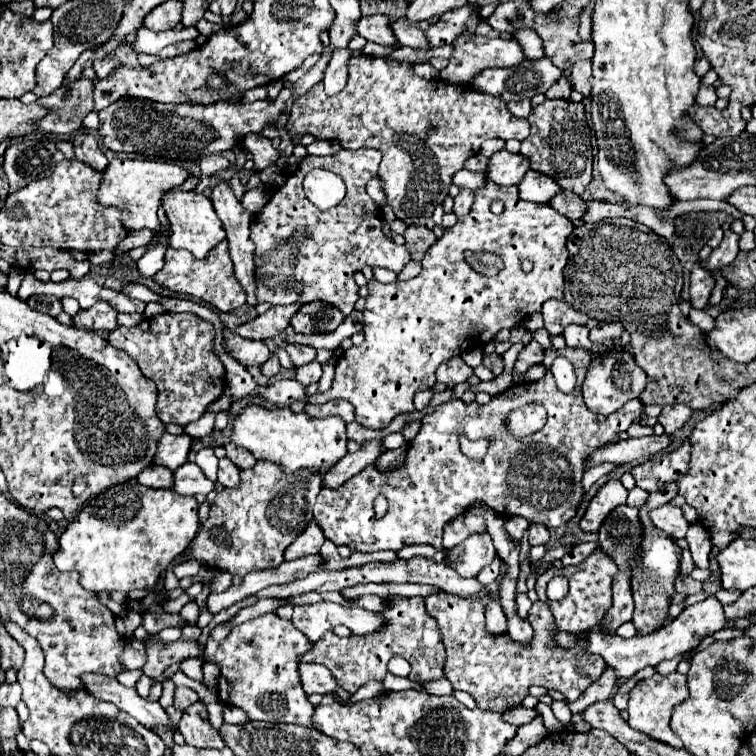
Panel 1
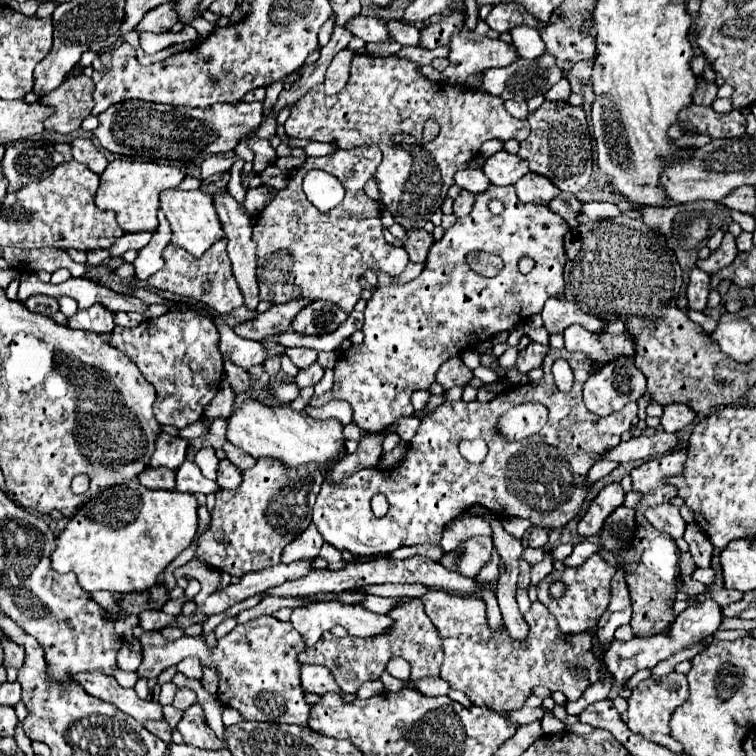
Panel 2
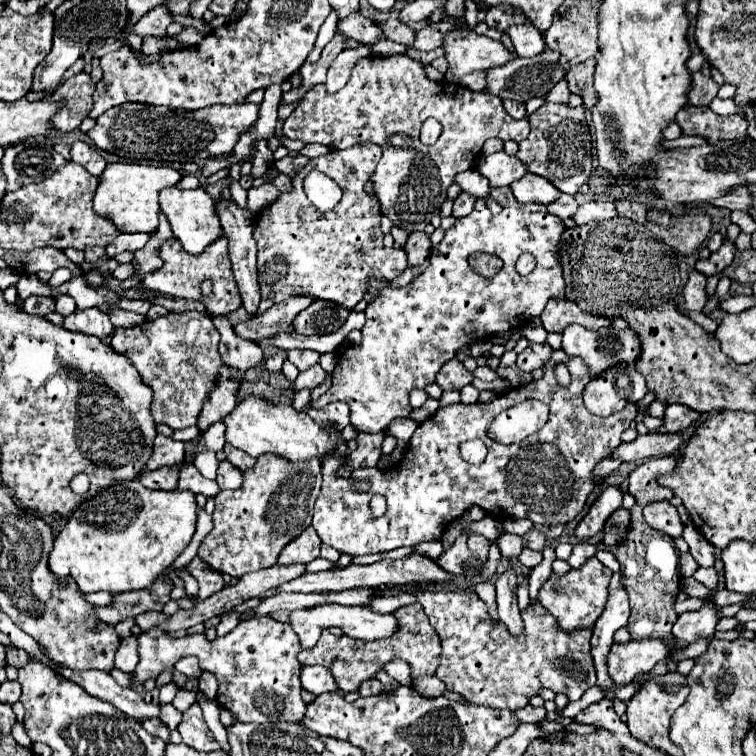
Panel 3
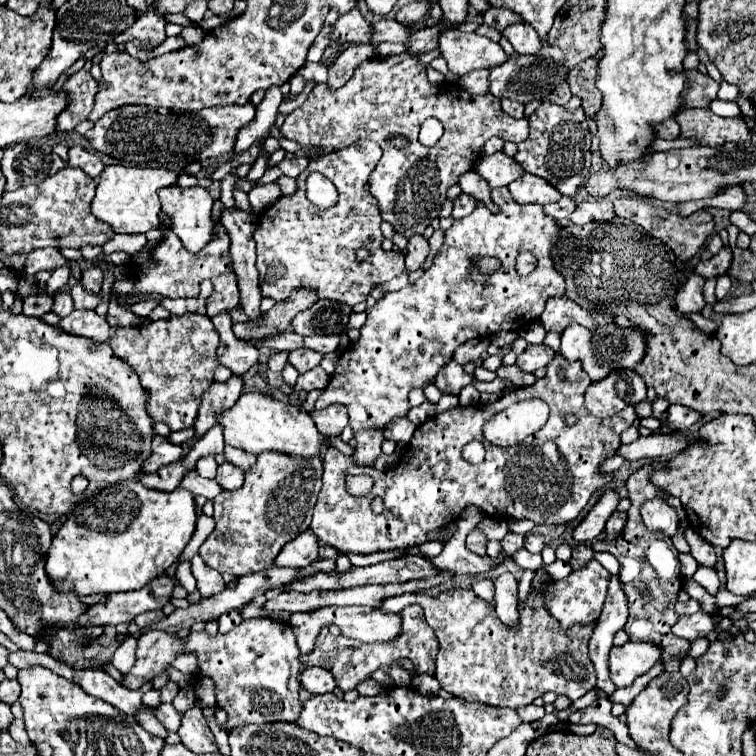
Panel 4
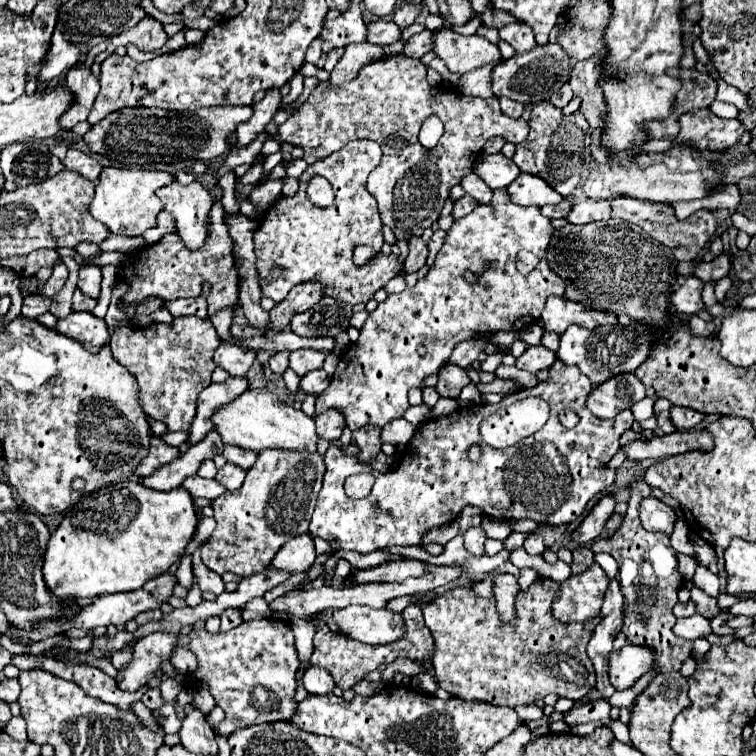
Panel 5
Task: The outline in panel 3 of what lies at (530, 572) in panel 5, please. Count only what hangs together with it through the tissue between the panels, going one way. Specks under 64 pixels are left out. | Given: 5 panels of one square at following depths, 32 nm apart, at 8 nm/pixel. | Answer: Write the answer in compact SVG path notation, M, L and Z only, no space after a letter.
M526 580L518 586L516 591L518 606L521 611L524 611L529 606L530 598L529 598L528 588L529 588L529 583Z

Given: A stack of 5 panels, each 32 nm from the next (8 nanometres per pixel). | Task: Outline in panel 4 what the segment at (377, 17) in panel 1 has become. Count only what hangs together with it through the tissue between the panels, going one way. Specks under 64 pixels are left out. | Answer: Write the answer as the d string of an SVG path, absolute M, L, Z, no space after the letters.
M354 8L346 16L340 16L334 24L334 34L332 40L338 42L372 42L374 28L364 20L364 16Z

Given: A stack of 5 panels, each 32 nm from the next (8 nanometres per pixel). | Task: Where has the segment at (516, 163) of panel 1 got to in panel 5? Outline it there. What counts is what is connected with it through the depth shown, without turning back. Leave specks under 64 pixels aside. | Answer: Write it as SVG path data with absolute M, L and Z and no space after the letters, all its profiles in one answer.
M490 154L490 156L482 156L480 162L476 164L474 172L494 190L494 188L506 188L508 184L512 184L512 180L516 180L522 172L520 168L506 158L504 154Z

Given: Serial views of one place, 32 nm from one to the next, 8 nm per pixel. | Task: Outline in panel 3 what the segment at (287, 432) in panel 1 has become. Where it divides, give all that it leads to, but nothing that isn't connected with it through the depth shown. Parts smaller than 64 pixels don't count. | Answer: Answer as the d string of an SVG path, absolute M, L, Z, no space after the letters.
M246 396L230 412L230 416L224 418L224 424L226 442L242 448L254 458L262 454L276 454L286 458L288 462L306 462L312 458L324 462L328 454L338 450L338 440L342 440L342 434L336 426L320 428L306 412L296 412L290 404L268 404L256 396Z

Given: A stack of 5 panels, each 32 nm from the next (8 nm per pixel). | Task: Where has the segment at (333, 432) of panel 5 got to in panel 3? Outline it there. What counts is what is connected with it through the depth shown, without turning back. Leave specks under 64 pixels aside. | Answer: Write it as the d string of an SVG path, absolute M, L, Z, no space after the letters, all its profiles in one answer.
M330 402L320 410L308 406L306 412L310 414L312 420L320 420L320 424L328 424L328 420L332 420L332 424L340 424L340 430L350 424L350 408L348 404L342 402Z

